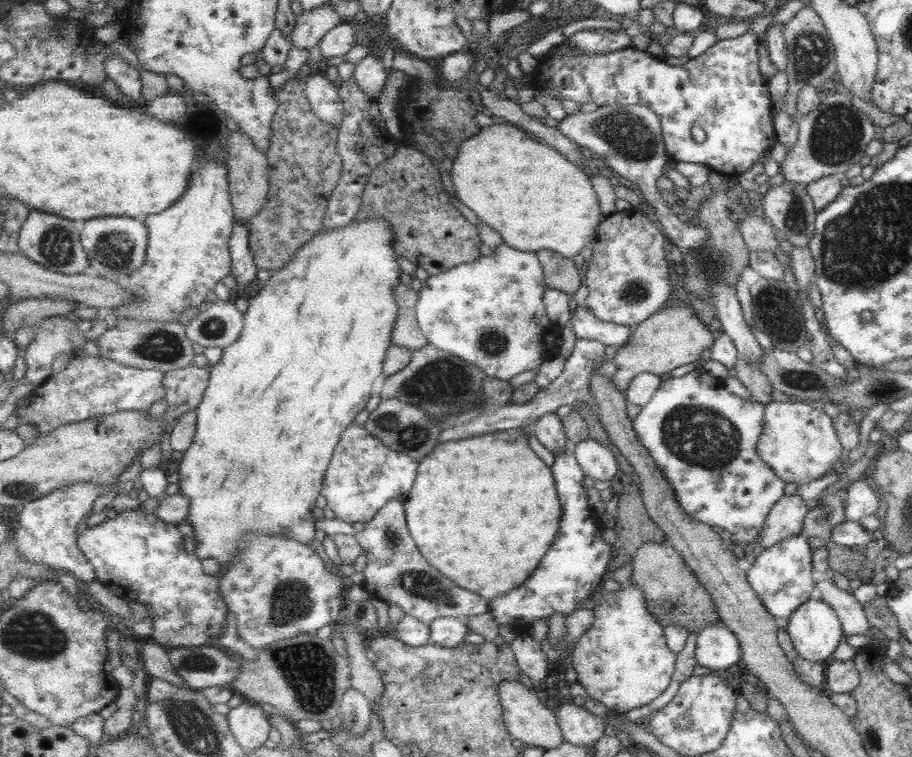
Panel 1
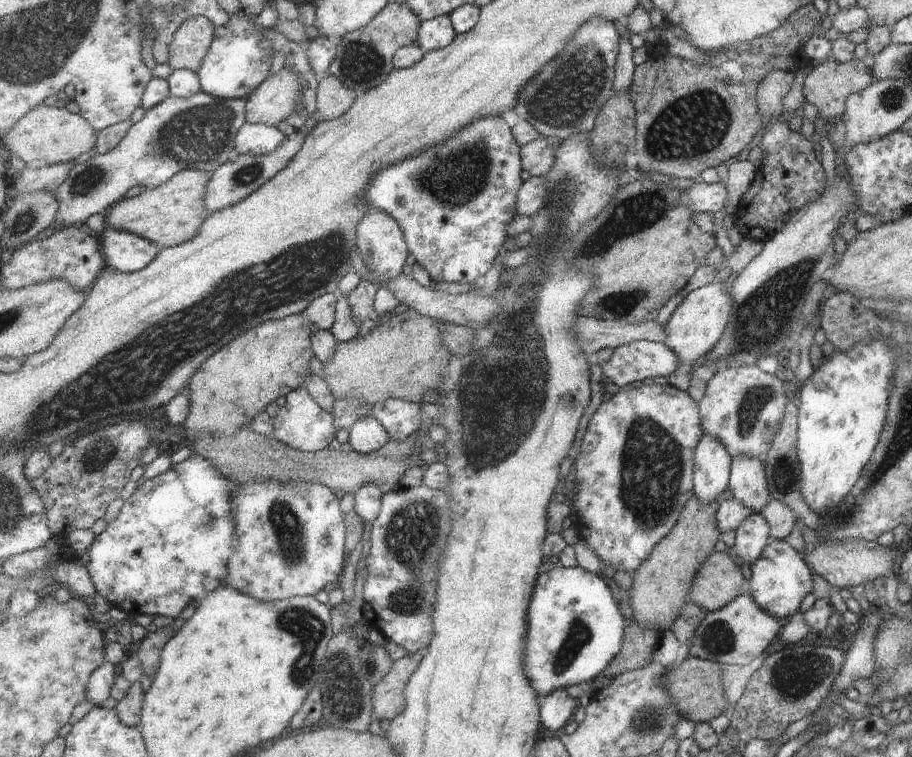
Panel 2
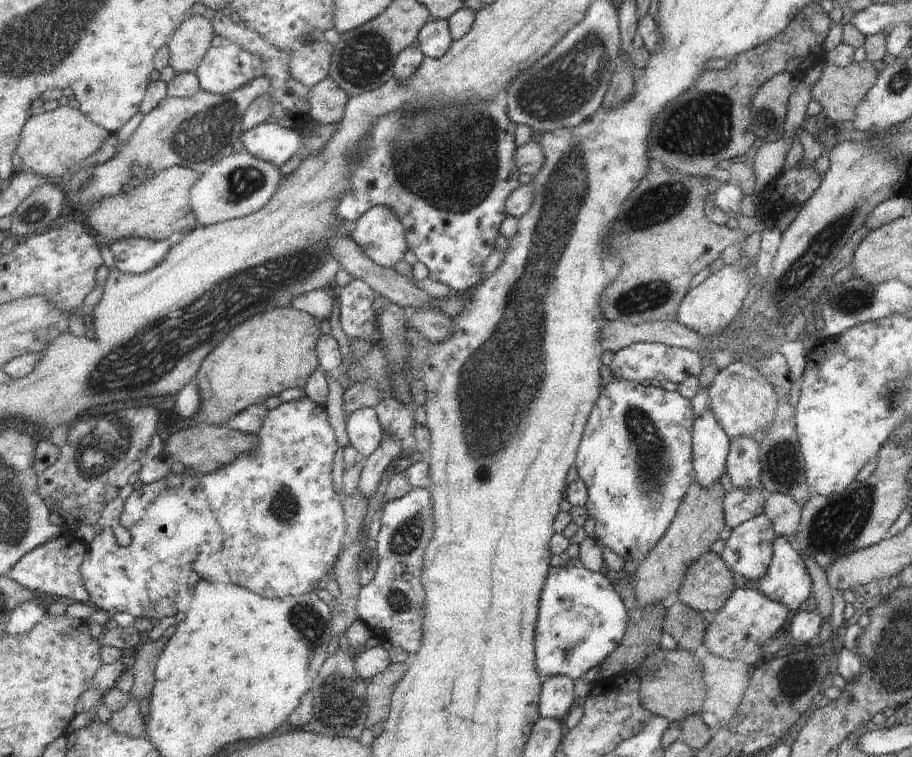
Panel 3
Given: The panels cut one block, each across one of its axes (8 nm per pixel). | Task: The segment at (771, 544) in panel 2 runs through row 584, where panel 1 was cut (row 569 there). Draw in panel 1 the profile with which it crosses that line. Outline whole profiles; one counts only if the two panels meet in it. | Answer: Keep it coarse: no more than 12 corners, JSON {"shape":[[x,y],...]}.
{"shape":[[803,534],[779,541],[745,567],[775,620],[815,595]]}

